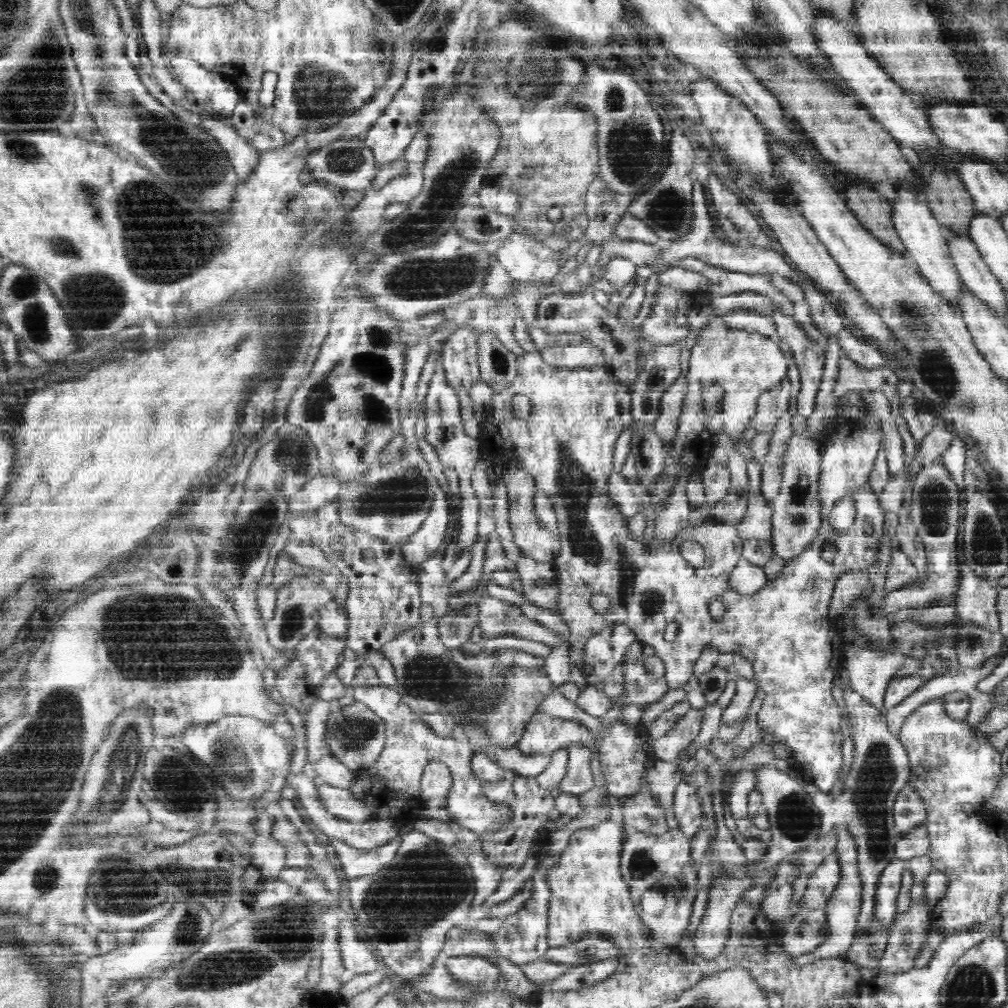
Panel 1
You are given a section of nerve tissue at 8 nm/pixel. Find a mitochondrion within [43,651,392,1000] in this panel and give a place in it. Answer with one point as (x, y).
(222, 970)

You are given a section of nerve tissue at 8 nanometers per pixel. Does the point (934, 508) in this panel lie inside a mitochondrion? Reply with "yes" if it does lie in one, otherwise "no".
yes

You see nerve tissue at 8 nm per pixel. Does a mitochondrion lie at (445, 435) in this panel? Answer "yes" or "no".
no

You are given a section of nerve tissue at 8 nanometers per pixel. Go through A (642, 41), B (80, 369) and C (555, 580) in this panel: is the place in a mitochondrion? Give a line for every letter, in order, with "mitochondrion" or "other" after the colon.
A: other
B: other
C: other

